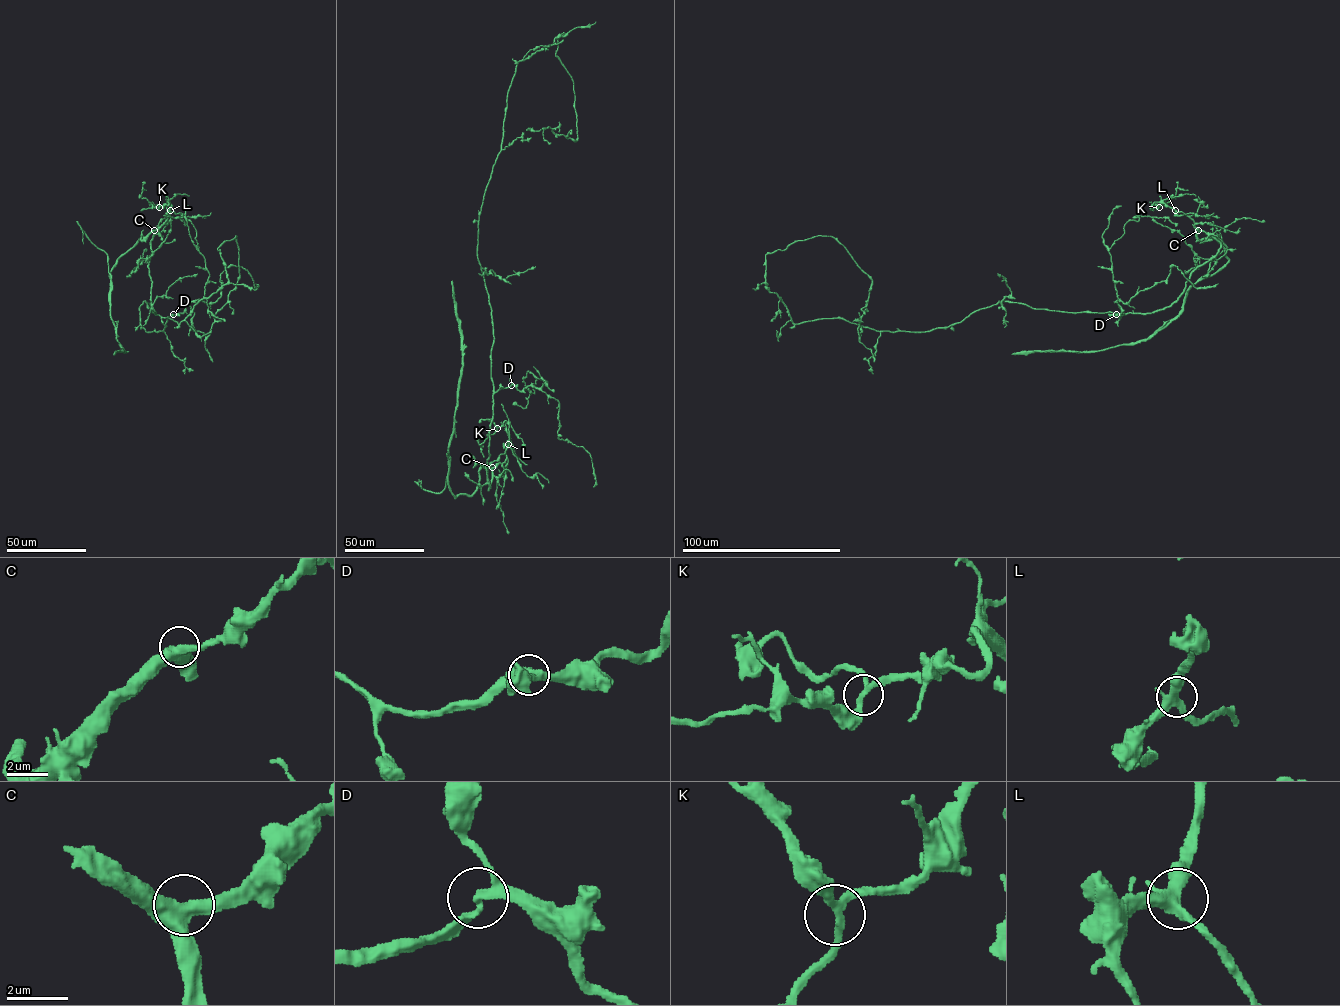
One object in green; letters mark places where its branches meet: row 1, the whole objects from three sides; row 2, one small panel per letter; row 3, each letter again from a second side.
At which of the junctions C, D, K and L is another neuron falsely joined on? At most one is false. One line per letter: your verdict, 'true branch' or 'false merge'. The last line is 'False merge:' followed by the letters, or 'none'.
C: true branch
D: true branch
K: true branch
L: true branch
False merge: none

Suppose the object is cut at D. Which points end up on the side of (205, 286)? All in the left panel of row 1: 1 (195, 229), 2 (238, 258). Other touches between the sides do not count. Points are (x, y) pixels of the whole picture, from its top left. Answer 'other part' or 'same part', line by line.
1: same part
2: other part

